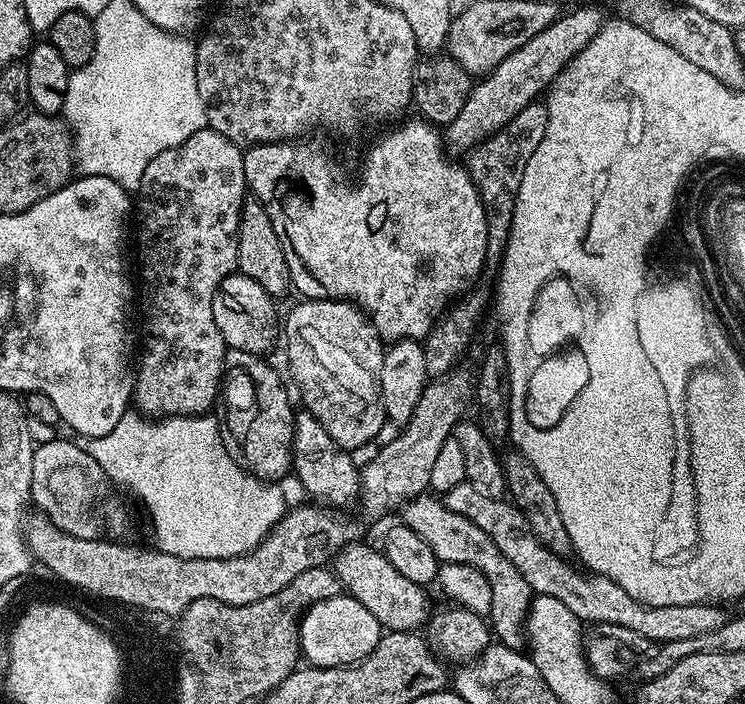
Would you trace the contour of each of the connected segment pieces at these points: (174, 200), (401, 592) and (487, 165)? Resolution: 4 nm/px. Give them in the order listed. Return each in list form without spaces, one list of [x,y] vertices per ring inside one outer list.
[[[210,127],[199,128],[186,142],[174,146],[170,150],[162,150],[146,166],[142,174],[142,182],[138,189],[140,196],[140,280],[144,283],[144,353],[139,353],[138,367],[134,372],[134,404],[143,415],[149,418],[163,418],[165,416],[199,416],[207,413],[208,408],[217,403],[222,392],[222,377],[224,374],[224,353],[226,345],[218,326],[214,322],[212,296],[218,290],[222,278],[237,271],[238,242],[236,231],[240,225],[240,211],[246,199],[246,181],[244,179],[244,152],[241,145],[230,142],[222,134],[218,134]]]
[[[355,542],[345,544],[334,557],[334,571],[340,579],[341,589],[362,602],[362,606],[378,618],[381,629],[415,633],[429,619],[428,596],[424,593],[427,591],[421,585],[410,582],[410,578],[398,574],[379,547],[371,548],[368,544]]]
[[[543,103],[528,104],[503,129],[481,140],[467,157],[468,173],[476,183],[482,206],[488,214],[488,247],[493,253],[503,253],[508,244],[518,186],[522,186],[522,174],[526,170],[526,162],[530,162],[530,154],[538,150],[538,142],[542,142],[546,134],[547,121],[548,109]]]

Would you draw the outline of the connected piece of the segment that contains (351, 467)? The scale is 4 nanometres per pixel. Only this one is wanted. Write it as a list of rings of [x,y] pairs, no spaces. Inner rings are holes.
[[[307,410],[301,411],[301,416],[298,416],[295,417],[290,432],[290,468],[294,476],[296,472],[301,486],[313,496],[309,497],[317,505],[341,510],[347,504],[356,504],[361,495],[361,469],[352,461],[353,453],[339,448],[334,438],[330,438],[330,434],[322,430],[322,426]]]

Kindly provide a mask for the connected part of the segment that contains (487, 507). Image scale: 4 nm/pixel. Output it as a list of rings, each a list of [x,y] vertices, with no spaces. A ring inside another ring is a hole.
[[[467,482],[443,493],[442,499],[447,508],[468,516],[470,522],[474,522],[481,530],[486,530],[490,538],[494,538],[494,546],[498,546],[498,550],[502,550],[502,554],[506,554],[506,558],[510,558],[510,562],[518,566],[522,578],[526,578],[535,595],[558,598],[558,602],[563,602],[570,606],[570,610],[574,610],[581,622],[587,622],[589,625],[626,626],[626,630],[634,630],[634,634],[642,634],[658,642],[676,642],[678,638],[694,638],[698,634],[708,634],[710,630],[716,630],[725,622],[726,613],[720,608],[715,608],[715,603],[712,602],[690,606],[646,606],[630,598],[630,594],[626,594],[626,590],[622,590],[618,582],[610,582],[610,578],[605,576],[589,574],[575,563],[572,565],[571,559],[559,556],[554,550],[547,548],[536,537],[524,515],[516,509],[516,505],[507,499],[486,498]]]

